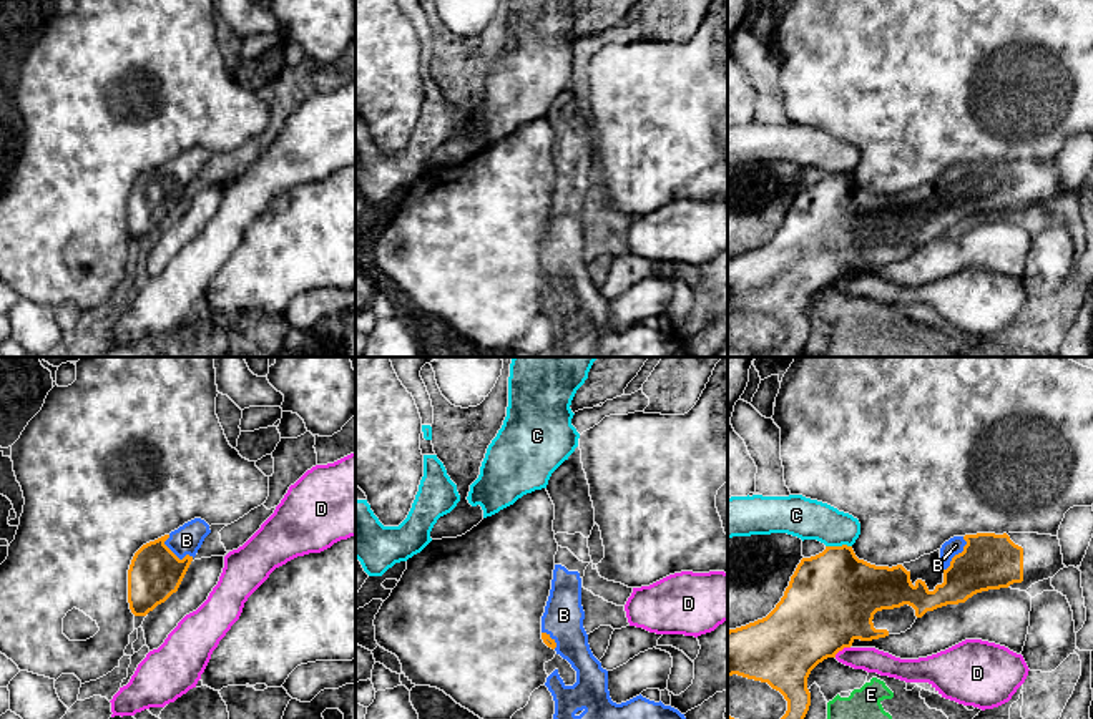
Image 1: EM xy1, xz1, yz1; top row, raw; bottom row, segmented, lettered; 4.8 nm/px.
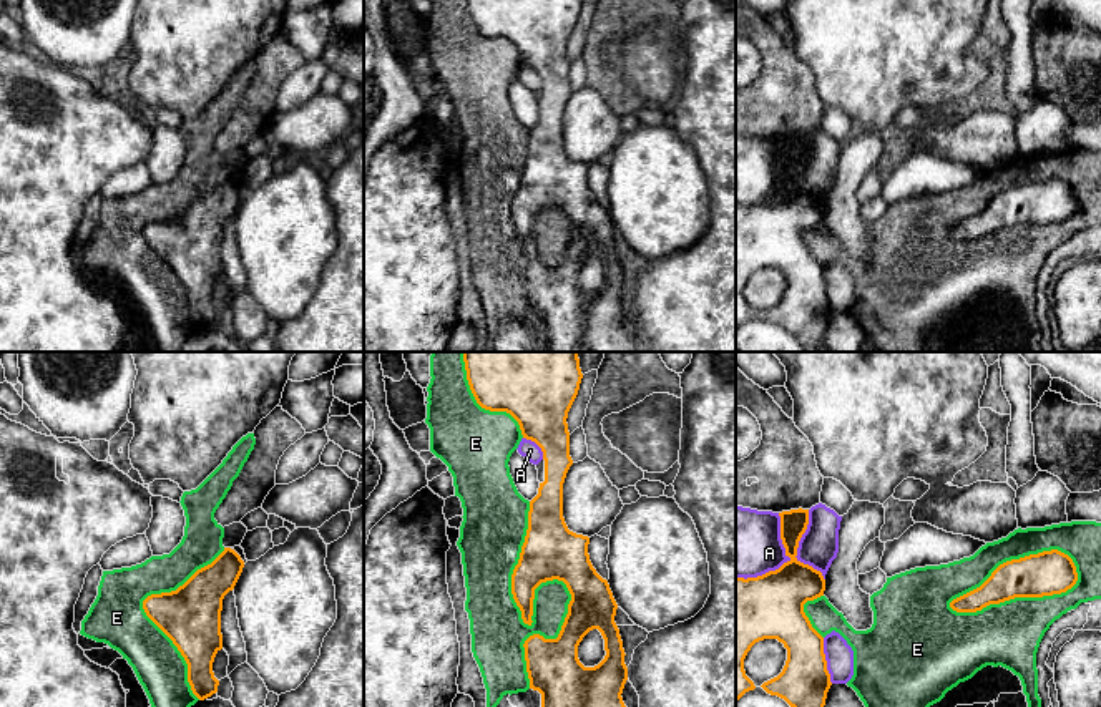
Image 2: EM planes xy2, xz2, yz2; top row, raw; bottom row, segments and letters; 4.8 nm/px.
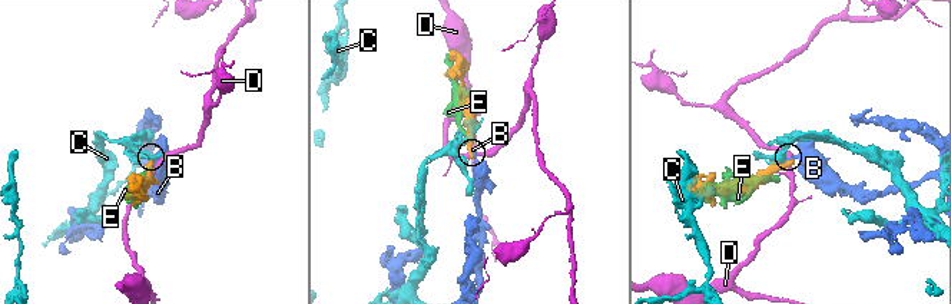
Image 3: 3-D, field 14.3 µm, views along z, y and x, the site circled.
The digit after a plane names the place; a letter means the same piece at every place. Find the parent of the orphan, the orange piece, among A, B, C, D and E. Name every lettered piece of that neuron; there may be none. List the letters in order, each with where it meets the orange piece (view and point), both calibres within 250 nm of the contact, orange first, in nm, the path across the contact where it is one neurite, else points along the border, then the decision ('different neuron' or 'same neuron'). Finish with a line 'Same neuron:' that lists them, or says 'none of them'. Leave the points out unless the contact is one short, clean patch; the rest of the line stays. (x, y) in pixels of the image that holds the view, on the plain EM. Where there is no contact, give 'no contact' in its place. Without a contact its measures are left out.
A: yz2 (784, 191) | 320/340 nm | different neuron
B: yz1 (959, 181) | 280/80 nm | same neuron
C: yz1 (838, 175) | 440/200 nm | along yz1 (851, 173), (826, 175) | different neuron
D: yz1 (841, 278) | 440/120 nm | along yz1 (849, 274), (844, 274), (834, 284) | different neuron
E: xz2 (535, 216) | 280/260 nm | different neuron
Same neuron: B

